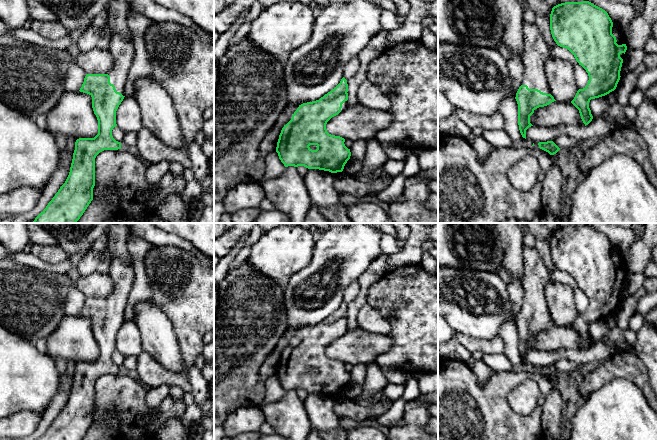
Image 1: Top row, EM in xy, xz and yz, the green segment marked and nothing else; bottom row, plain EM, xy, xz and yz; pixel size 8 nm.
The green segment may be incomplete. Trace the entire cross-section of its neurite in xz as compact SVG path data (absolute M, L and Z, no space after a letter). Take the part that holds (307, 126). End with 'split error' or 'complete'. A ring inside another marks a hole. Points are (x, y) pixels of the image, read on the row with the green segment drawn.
M343 77L340 83L319 100L299 105L291 120L284 125L279 135L276 152L285 167L304 166L308 169L319 169L331 173L342 172L350 159L351 152L340 136L327 132L326 124L334 116L343 112L348 105L348 84Z; split error

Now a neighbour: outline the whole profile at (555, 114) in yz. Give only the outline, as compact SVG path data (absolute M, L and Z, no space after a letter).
M554 101L539 107L530 116L530 123L536 127L585 126L579 110L571 102Z

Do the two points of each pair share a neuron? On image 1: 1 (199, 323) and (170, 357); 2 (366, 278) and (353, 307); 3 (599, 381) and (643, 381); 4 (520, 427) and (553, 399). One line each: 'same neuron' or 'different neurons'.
1: different neurons
2: same neuron
3: same neuron
4: different neurons

